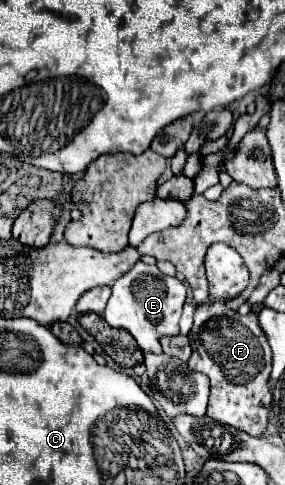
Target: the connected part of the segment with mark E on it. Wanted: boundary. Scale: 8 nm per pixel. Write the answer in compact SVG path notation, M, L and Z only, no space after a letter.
M139 261L127 275L115 281L111 289L113 293L103 311L103 319L111 327L127 329L135 337L143 353L163 353L159 339L179 333L181 307L187 293L185 285L177 277L167 277L165 273L161 273L157 265L147 265Z

